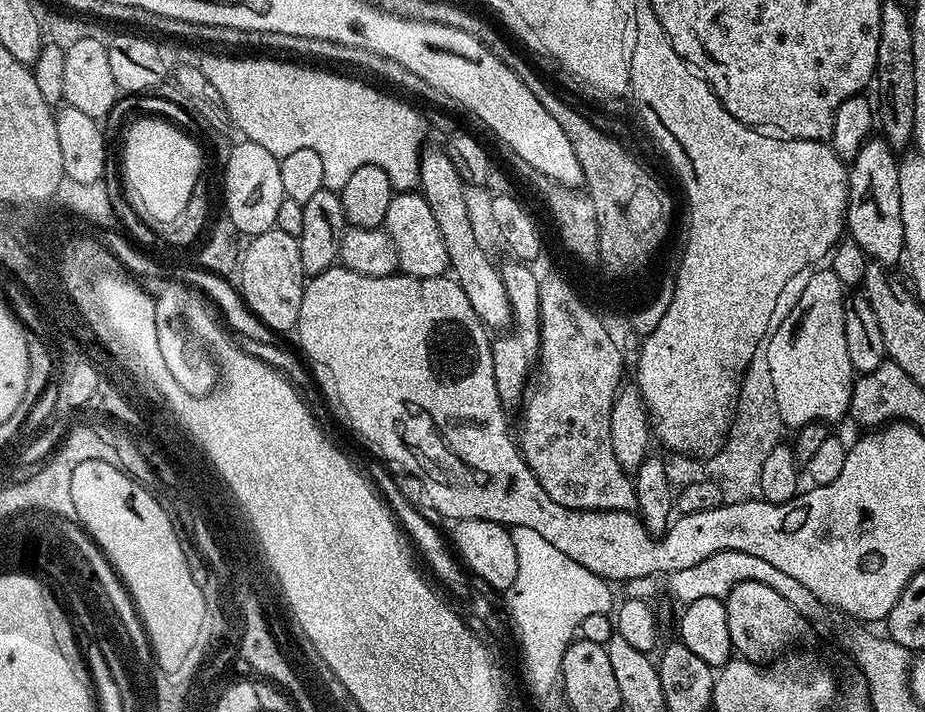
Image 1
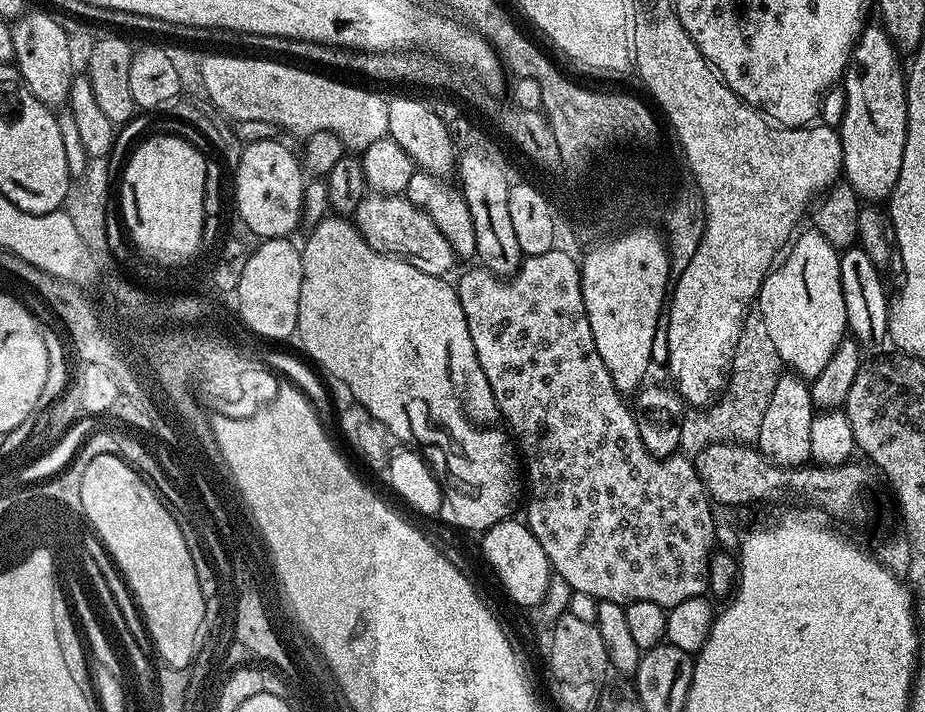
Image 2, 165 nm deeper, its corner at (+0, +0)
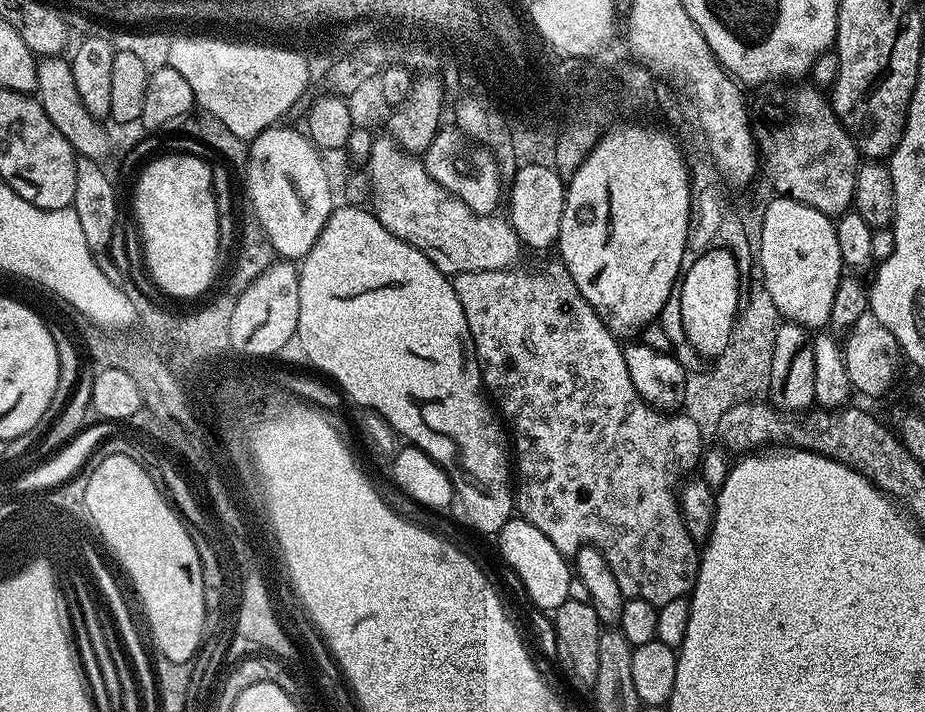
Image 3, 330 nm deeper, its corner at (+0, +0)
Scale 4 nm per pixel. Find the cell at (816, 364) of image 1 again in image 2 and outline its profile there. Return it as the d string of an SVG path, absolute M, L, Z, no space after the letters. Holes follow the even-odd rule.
M801 231L791 241L788 257L787 252L783 257L784 265L782 260L762 282L758 303L766 322L766 334L770 334L770 342L778 350L781 365L789 364L795 375L811 378L822 374L834 350L846 339L848 319L842 298L840 252L820 232L807 231Z

